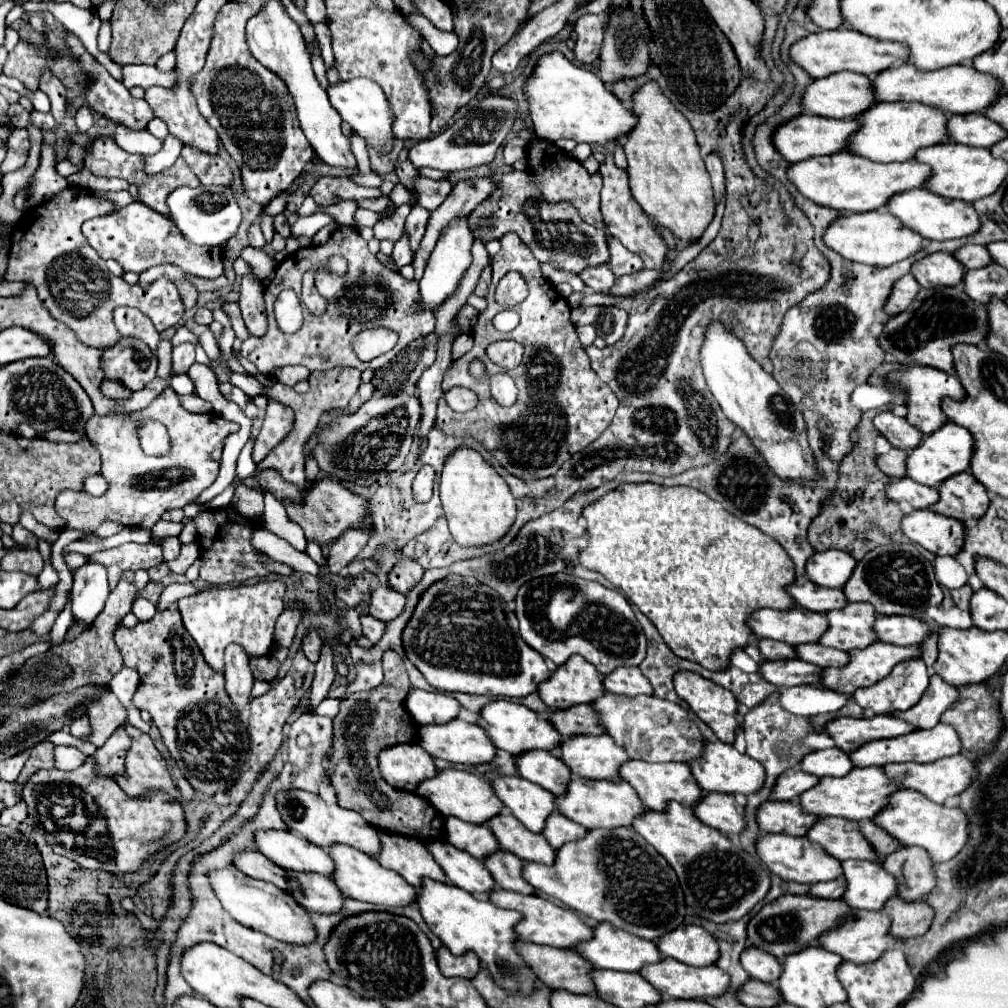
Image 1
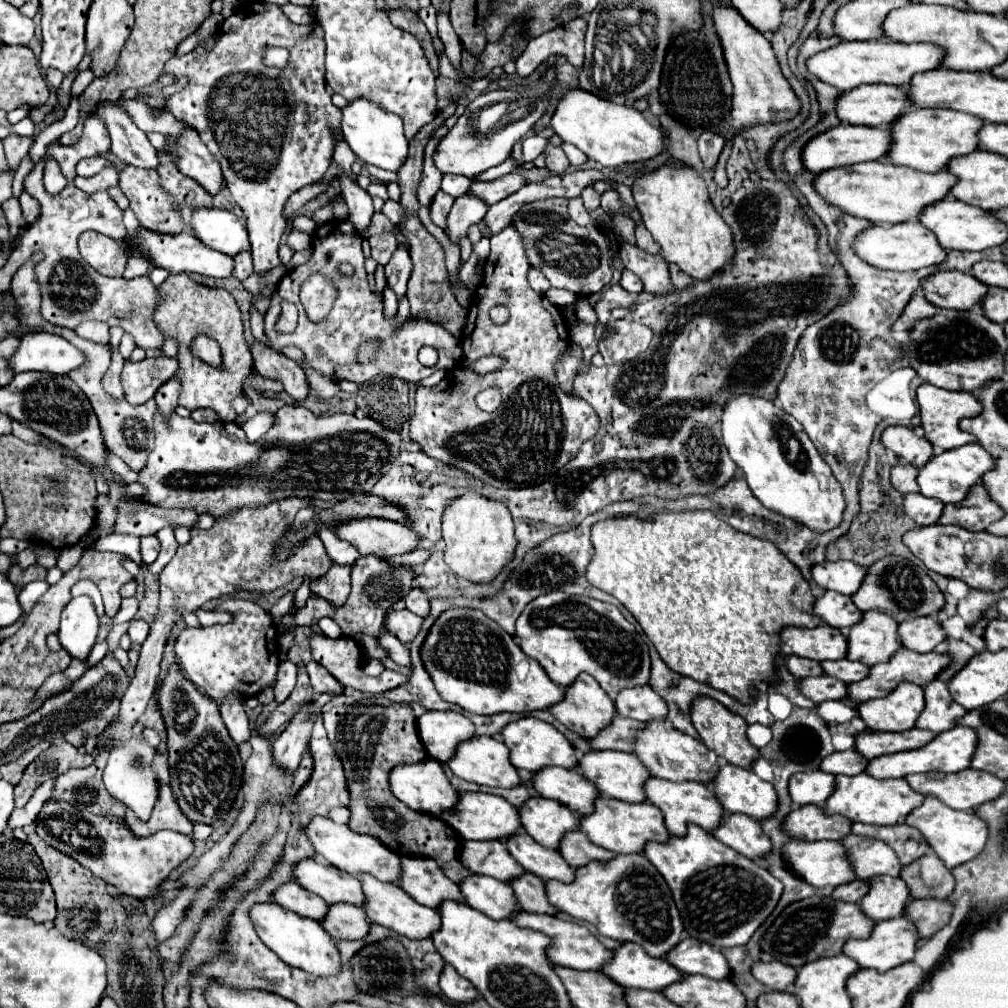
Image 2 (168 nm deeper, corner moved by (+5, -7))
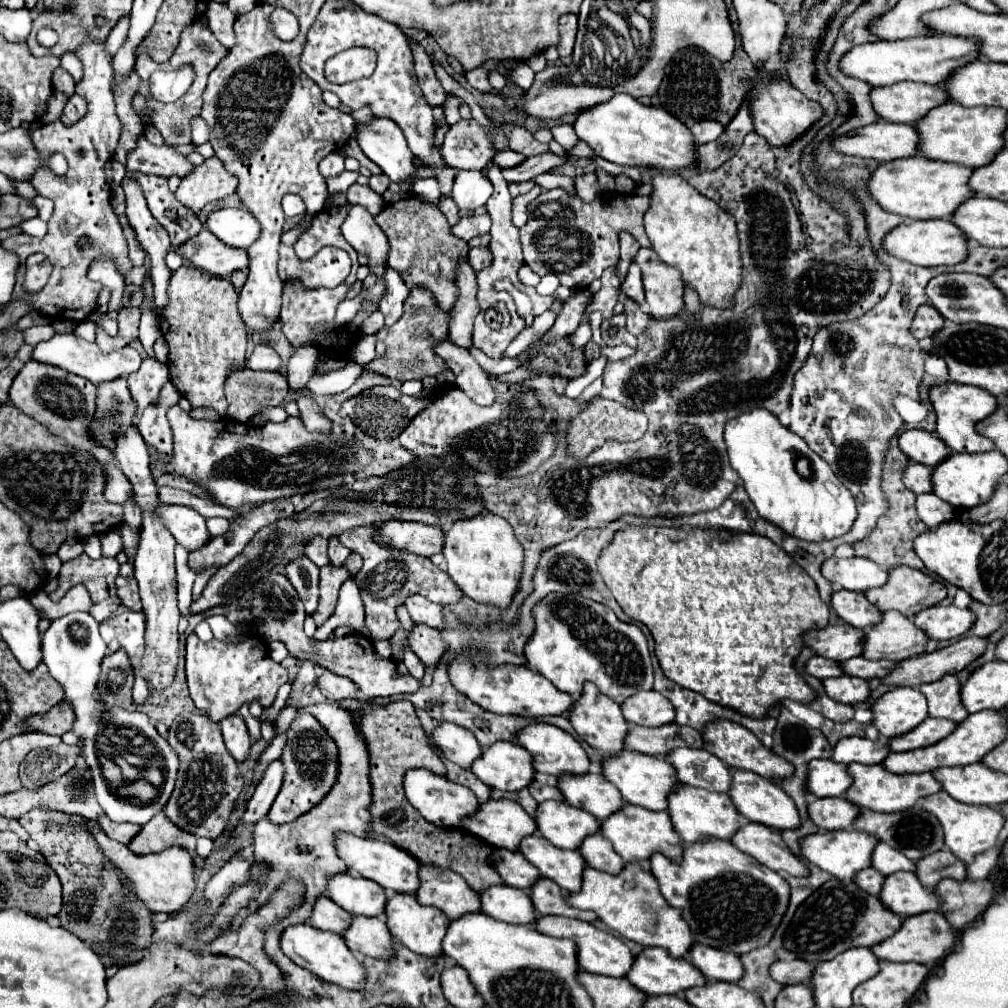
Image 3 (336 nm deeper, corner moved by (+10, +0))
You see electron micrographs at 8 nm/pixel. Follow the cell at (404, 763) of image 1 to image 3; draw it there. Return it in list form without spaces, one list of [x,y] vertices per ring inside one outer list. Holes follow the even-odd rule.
[[[426,769],[408,771],[404,777],[404,789],[406,789],[406,797],[408,797],[410,805],[414,805],[426,821],[440,825],[442,829],[462,827],[462,821],[466,817],[472,817],[480,807],[476,795],[470,789],[466,789],[458,783],[452,783],[446,777],[434,775],[432,771],[426,771]]]

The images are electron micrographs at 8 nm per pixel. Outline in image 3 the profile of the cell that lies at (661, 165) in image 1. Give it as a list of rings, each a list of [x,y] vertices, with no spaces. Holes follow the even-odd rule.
[[[656,175],[652,179],[652,207],[644,215],[644,227],[658,257],[682,273],[686,287],[694,289],[702,305],[716,309],[734,307],[734,295],[742,283],[740,243],[736,221],[712,199],[696,193],[680,175]]]

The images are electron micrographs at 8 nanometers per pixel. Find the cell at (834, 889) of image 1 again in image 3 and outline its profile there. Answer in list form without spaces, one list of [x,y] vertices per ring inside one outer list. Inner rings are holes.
[[[868,867],[868,869],[862,869],[862,871],[856,875],[856,885],[858,885],[860,889],[864,889],[866,893],[870,893],[870,895],[878,895],[878,893],[882,891],[882,881],[884,881],[884,879],[886,879],[884,875],[880,875],[876,869]]]

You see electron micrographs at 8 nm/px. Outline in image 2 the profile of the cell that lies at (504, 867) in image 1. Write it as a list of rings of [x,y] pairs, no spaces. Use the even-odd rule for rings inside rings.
[[[523,872],[521,876],[513,878],[511,882],[513,894],[521,910],[525,912],[537,912],[537,914],[555,914],[557,910],[547,902],[545,896],[545,884],[539,876],[533,876],[531,872]]]

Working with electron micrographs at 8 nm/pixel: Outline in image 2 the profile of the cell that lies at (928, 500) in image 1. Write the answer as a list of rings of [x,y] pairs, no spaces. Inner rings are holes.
[[[905,494],[903,510],[911,516],[911,520],[915,520],[917,526],[929,526],[939,520],[943,504],[939,504],[939,500],[925,498],[923,494]]]

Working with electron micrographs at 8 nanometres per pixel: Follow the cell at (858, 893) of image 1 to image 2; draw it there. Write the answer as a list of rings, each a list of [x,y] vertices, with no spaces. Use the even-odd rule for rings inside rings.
[[[875,876],[875,880],[867,880],[867,884],[871,884],[867,896],[857,902],[865,916],[875,922],[903,916],[905,904],[909,900],[909,890],[901,878]]]

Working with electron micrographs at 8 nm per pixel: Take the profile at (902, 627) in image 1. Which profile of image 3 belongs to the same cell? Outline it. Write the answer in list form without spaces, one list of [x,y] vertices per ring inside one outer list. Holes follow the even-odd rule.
[[[934,605],[920,611],[912,621],[932,641],[942,641],[964,635],[974,625],[974,613],[956,605]]]

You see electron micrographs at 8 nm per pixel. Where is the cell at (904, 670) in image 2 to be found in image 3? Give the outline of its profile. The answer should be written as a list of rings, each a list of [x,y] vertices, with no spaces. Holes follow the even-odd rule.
[[[966,637],[960,639],[958,643],[910,657],[902,663],[898,663],[888,677],[880,679],[882,683],[892,683],[892,685],[904,685],[904,687],[920,687],[922,683],[932,683],[942,679],[944,675],[954,675],[966,669],[974,659],[982,657],[986,651],[988,637]]]

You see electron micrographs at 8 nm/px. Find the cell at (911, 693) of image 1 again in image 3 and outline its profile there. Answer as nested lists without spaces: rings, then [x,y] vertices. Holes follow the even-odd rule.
[[[896,687],[874,703],[872,725],[886,739],[894,739],[920,725],[928,717],[926,709],[926,697],[918,689]]]

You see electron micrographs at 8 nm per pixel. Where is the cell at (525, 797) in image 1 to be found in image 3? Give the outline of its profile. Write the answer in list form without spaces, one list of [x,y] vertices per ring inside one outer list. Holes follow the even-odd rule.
[[[558,801],[538,805],[536,825],[542,837],[560,849],[580,849],[588,835],[600,831],[600,821],[594,815]]]

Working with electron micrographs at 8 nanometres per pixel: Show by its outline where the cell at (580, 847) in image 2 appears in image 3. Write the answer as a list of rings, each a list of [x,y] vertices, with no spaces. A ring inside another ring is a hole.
[[[600,833],[586,837],[586,841],[580,847],[580,853],[584,855],[588,867],[594,867],[594,869],[610,873],[610,875],[618,875],[626,865],[622,861],[622,857],[618,857],[618,853],[614,853],[610,841],[606,841]]]

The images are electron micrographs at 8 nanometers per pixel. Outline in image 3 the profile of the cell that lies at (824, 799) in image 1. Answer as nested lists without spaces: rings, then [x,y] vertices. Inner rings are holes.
[[[852,763],[848,765],[848,773],[852,775],[854,783],[846,791],[846,799],[856,803],[858,807],[868,807],[870,811],[878,813],[896,813],[914,807],[914,803],[922,797],[934,795],[942,789],[942,785],[934,779],[932,773],[916,773],[916,775],[894,775],[886,771],[882,765],[862,765]]]

